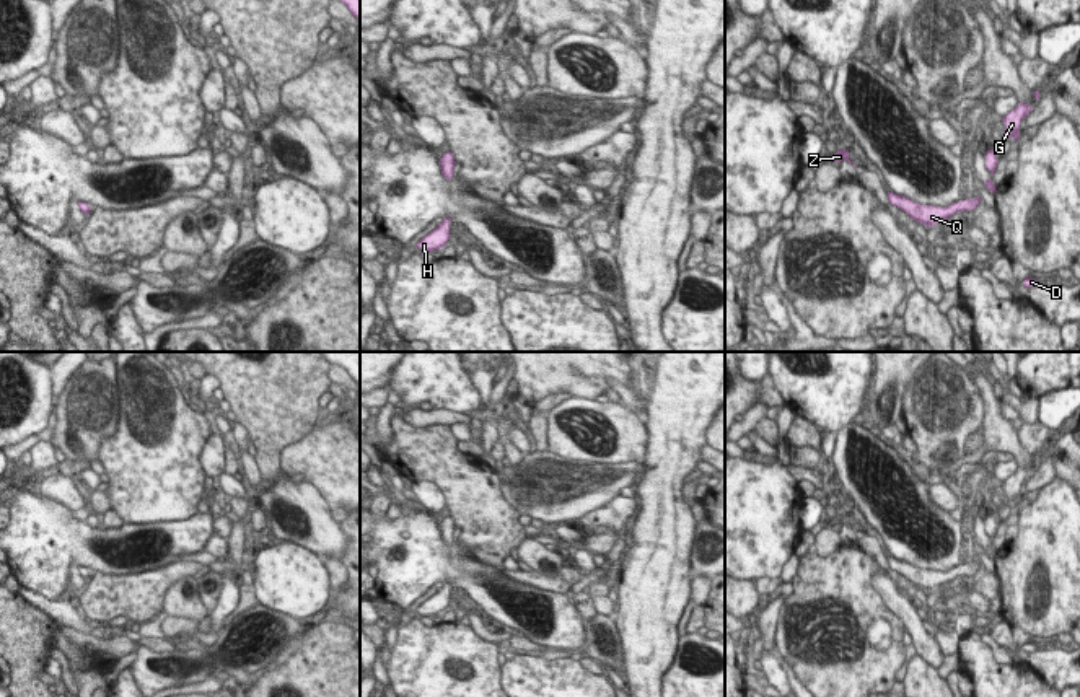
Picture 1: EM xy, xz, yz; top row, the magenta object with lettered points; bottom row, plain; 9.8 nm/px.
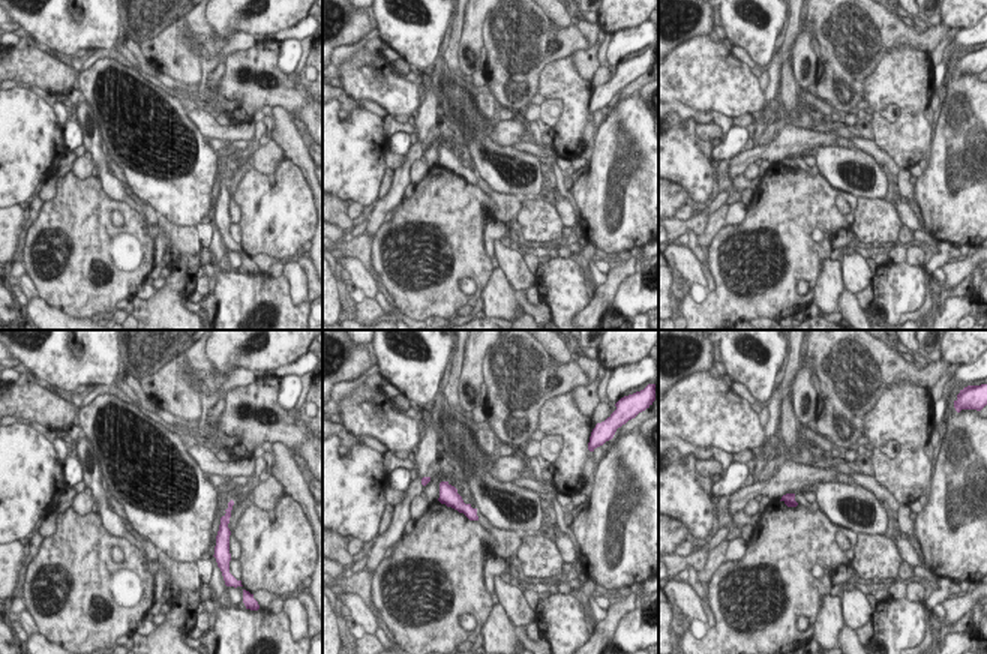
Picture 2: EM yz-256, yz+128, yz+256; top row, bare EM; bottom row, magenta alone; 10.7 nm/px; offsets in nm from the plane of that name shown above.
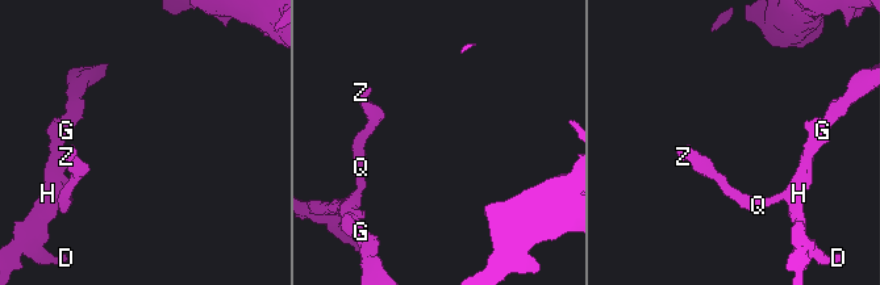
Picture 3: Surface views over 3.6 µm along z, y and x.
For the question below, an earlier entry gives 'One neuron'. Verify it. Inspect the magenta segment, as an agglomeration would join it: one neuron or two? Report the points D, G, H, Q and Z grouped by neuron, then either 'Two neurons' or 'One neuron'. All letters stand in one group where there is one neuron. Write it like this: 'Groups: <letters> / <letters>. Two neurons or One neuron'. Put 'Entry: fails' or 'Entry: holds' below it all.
Groups: D G H Q Z. One neuron.
Entry: holds

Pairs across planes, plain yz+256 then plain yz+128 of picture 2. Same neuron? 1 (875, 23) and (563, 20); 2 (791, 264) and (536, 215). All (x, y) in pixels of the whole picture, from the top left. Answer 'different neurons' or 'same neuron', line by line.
1: different neurons
2: different neurons

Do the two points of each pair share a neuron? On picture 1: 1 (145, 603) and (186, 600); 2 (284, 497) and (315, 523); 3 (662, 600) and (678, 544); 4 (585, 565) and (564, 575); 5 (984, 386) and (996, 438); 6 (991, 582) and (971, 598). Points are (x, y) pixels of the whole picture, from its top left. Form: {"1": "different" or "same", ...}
{"1": "different", "2": "same", "3": "same", "4": "different", "5": "same", "6": "different"}

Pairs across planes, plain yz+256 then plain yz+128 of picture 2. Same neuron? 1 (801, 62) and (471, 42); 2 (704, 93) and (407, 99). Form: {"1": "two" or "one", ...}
{"1": "one", "2": "one"}

